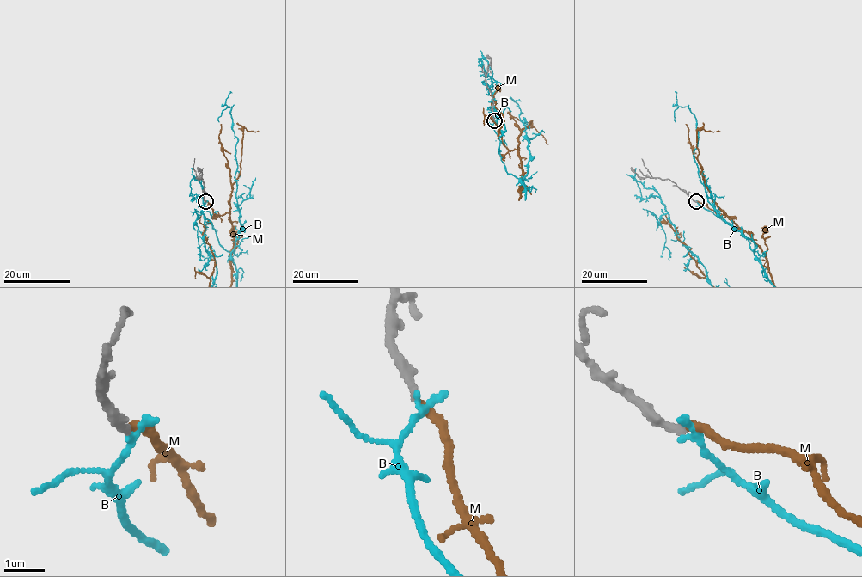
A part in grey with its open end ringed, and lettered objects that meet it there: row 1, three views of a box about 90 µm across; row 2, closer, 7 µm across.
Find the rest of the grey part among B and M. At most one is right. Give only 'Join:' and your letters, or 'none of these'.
Join: M

